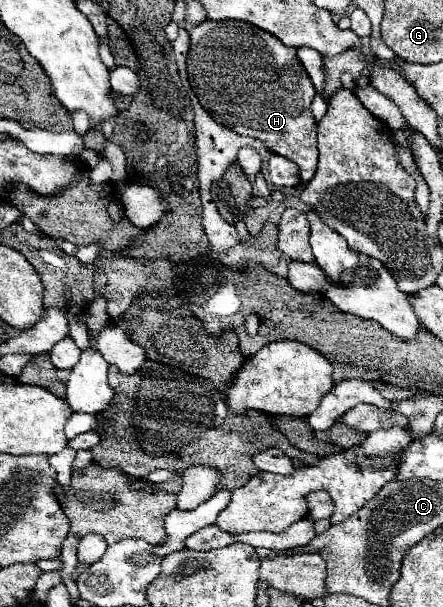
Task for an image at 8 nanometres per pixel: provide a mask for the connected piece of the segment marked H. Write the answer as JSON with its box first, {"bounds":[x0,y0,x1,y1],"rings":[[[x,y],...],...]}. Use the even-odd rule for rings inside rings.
{"bounds":[187,21,317,183],"rings":[[[203,21],[191,29],[191,47],[187,55],[187,75],[189,83],[201,103],[201,107],[213,117],[215,123],[229,127],[239,135],[247,135],[265,143],[271,153],[287,157],[299,167],[301,183],[307,183],[317,169],[317,139],[315,139],[315,119],[311,113],[311,101],[315,97],[315,87],[309,75],[303,71],[299,59],[295,59],[295,49],[279,43],[271,33],[245,21]]]}

